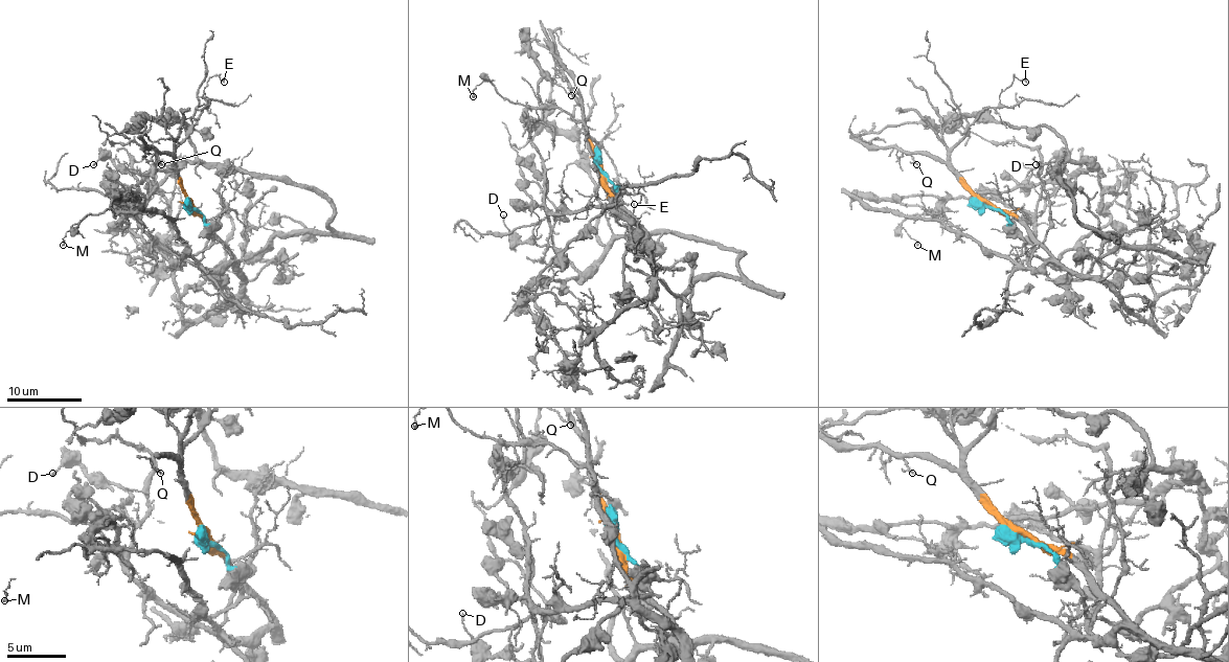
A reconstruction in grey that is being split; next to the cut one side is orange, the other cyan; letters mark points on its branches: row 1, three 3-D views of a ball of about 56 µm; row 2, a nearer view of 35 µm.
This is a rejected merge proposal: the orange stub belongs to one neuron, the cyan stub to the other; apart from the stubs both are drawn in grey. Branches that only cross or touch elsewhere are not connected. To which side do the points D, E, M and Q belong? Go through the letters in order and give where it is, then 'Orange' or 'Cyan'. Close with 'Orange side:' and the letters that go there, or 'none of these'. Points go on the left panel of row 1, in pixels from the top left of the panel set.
D: Place: (93, 164). Cyan
E: Place: (224, 82). Orange
M: Place: (63, 245). Orange
Q: Place: (161, 164). Orange
Orange side: E, M, Q

